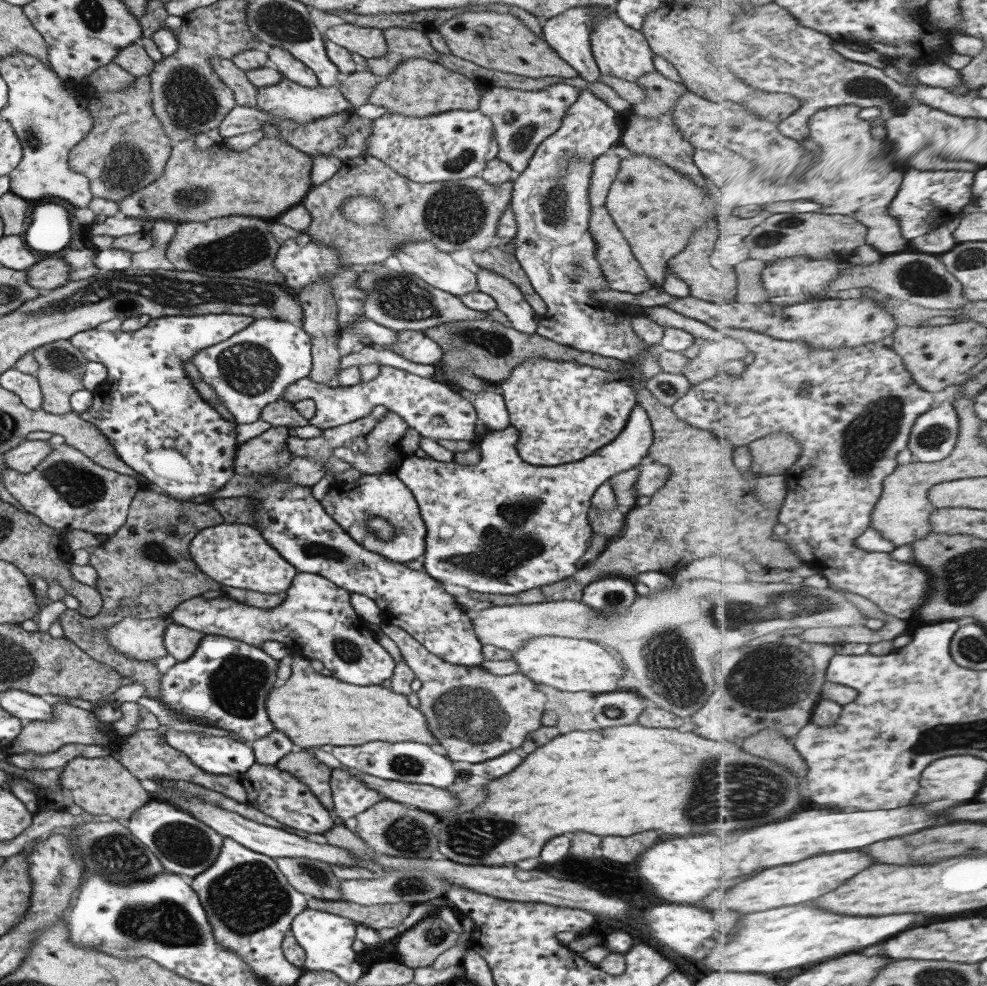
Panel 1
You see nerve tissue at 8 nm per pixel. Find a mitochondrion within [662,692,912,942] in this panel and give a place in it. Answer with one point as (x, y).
(717, 791)

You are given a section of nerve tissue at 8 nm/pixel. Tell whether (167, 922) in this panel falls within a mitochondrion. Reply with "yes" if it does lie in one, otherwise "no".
yes

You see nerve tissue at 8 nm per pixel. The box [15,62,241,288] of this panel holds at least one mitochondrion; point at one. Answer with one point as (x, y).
(190, 101)

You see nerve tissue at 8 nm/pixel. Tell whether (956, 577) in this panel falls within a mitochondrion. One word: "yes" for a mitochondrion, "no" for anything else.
yes

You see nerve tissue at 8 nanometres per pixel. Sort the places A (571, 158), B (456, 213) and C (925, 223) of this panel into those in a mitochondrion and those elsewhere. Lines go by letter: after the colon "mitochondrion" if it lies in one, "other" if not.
A: mitochondrion
B: mitochondrion
C: other

